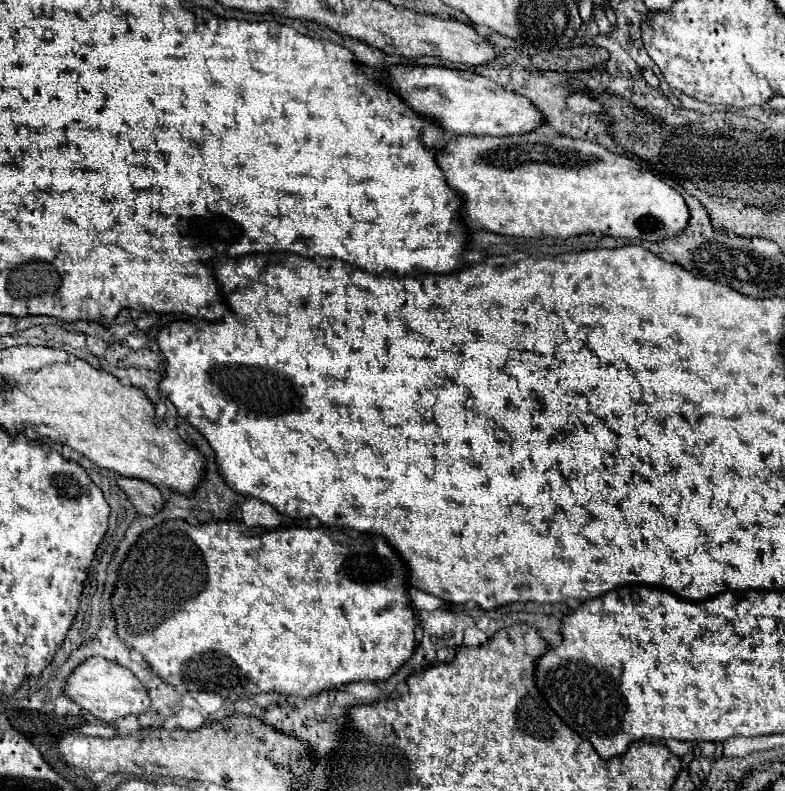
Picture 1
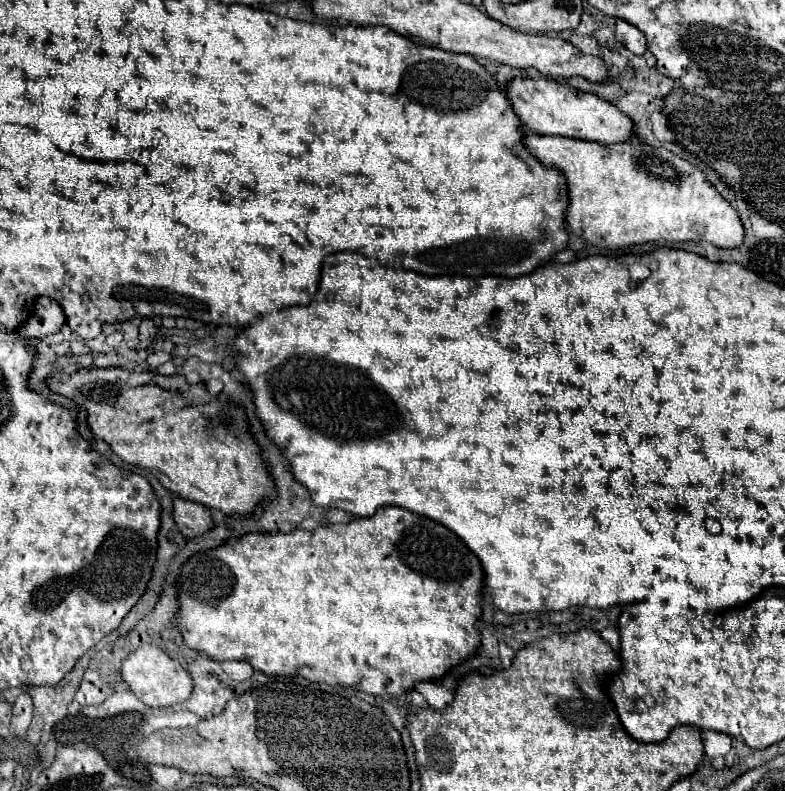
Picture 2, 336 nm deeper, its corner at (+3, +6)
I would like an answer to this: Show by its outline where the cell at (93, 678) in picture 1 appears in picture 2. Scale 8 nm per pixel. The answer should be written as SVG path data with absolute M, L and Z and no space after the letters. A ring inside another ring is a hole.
M144 644L144 646L136 648L134 652L130 652L128 658L124 660L120 674L122 674L122 680L128 684L130 692L150 708L168 708L168 706L180 704L192 692L190 674L182 668L182 664L178 660L170 658L158 646Z

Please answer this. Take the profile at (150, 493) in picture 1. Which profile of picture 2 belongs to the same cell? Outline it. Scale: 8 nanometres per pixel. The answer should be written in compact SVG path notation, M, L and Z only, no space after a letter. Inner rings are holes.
M174 496L172 502L174 502L172 518L184 536L204 534L204 530L212 528L212 518L208 514L208 508L190 500L182 500L178 496Z

